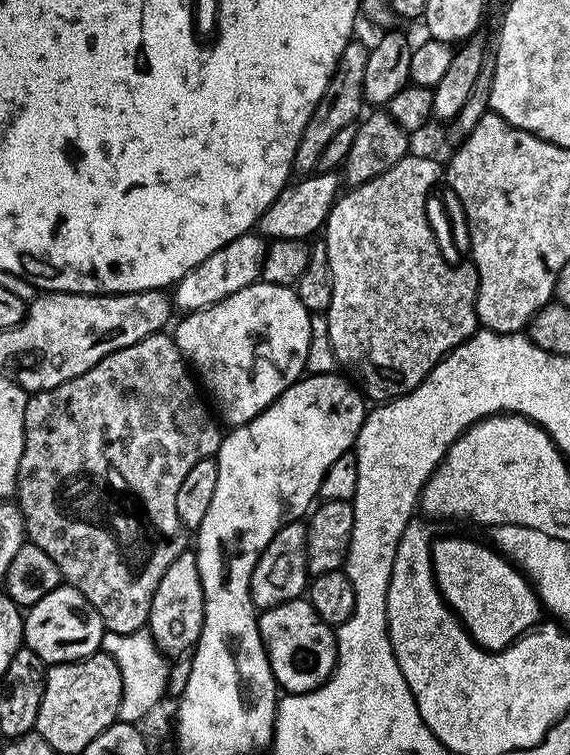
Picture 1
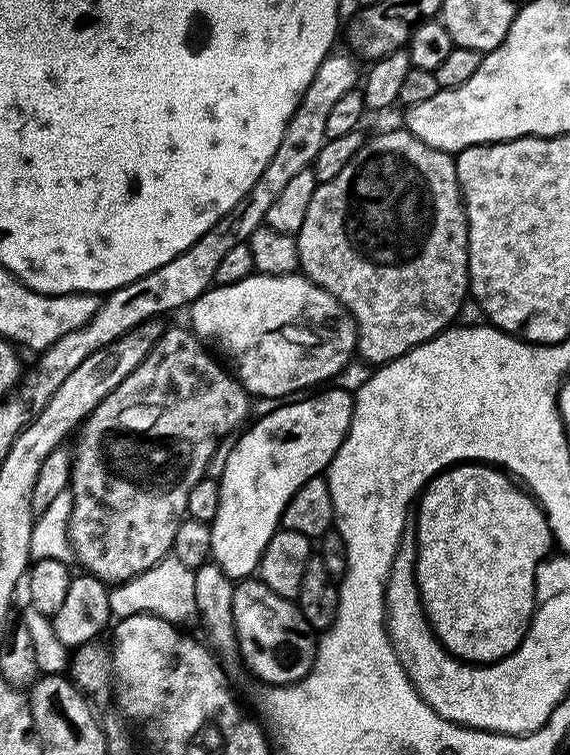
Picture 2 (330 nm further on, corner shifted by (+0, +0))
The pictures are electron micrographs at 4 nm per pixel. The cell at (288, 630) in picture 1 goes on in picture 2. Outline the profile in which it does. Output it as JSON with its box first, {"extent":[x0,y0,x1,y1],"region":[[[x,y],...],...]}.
{"extent":[234,578,317,685],"region":[[[245,578],[234,590],[234,627],[239,655],[265,685],[303,680],[316,661],[317,637],[295,603],[270,590],[259,578]]]}

